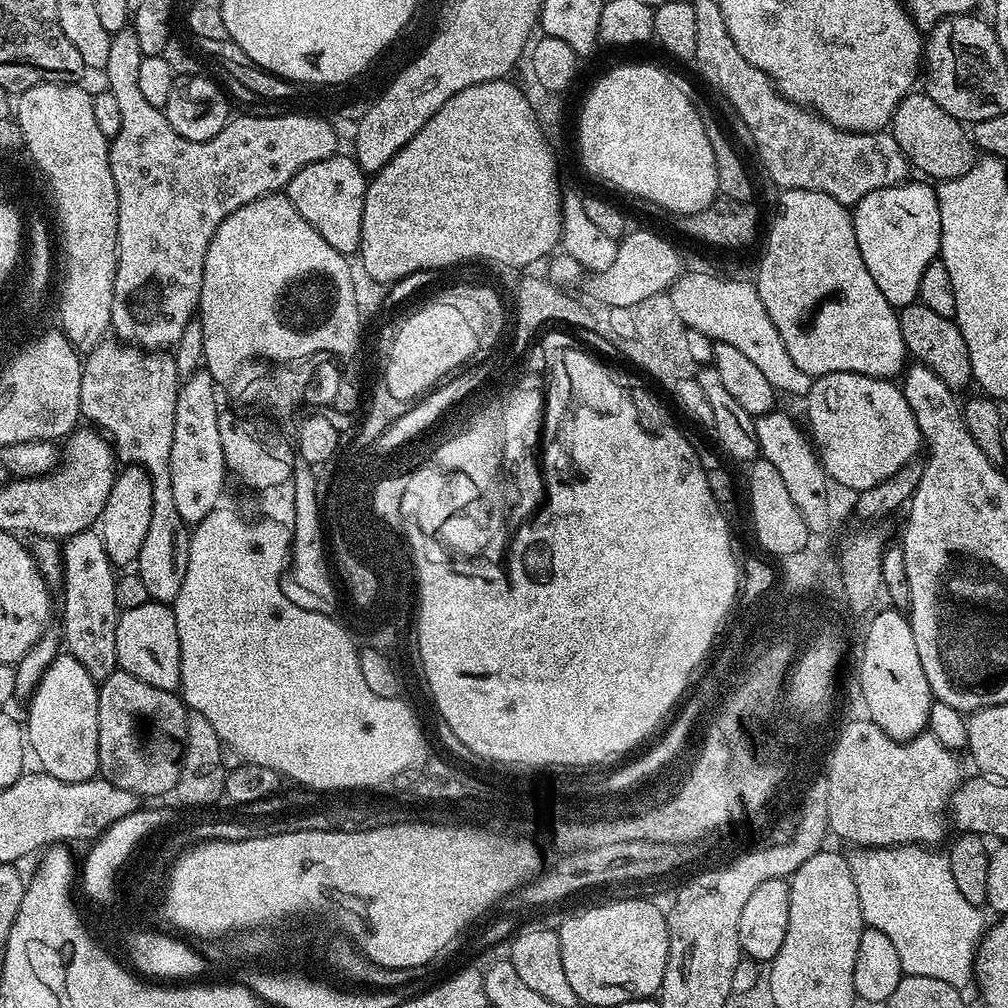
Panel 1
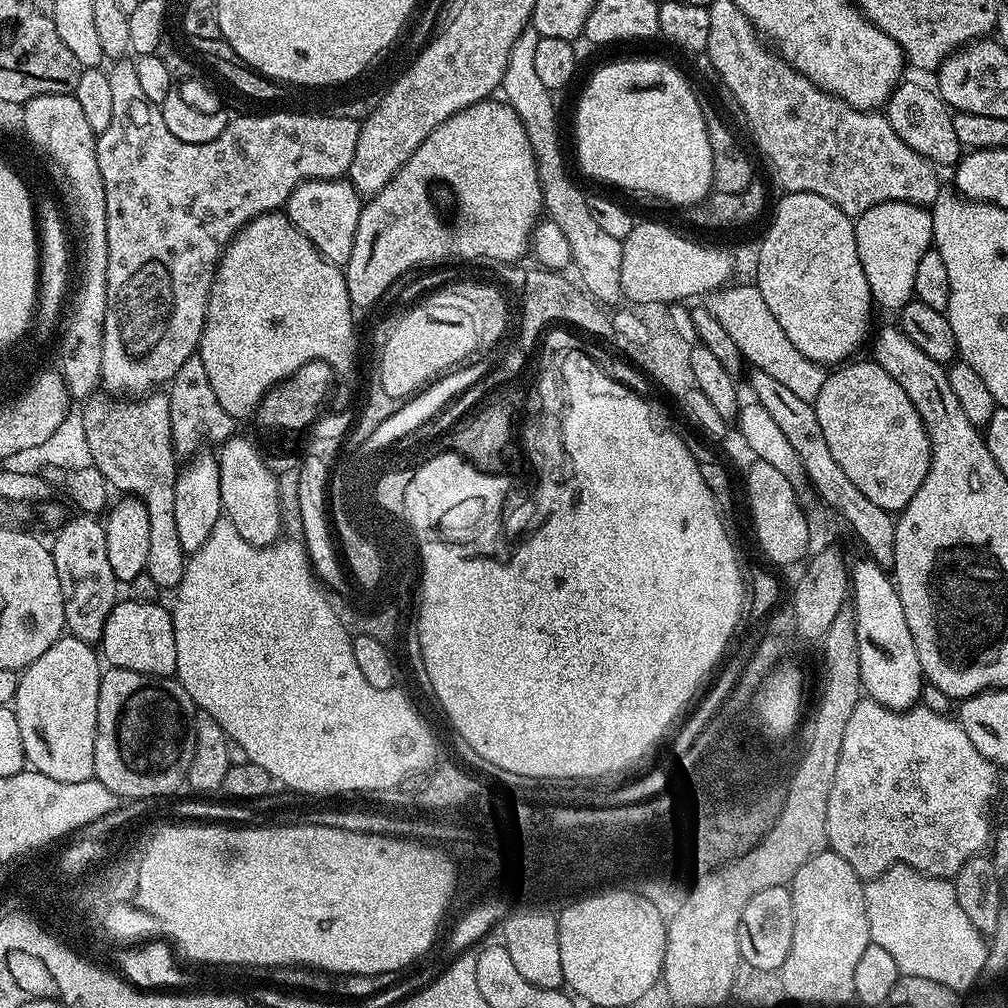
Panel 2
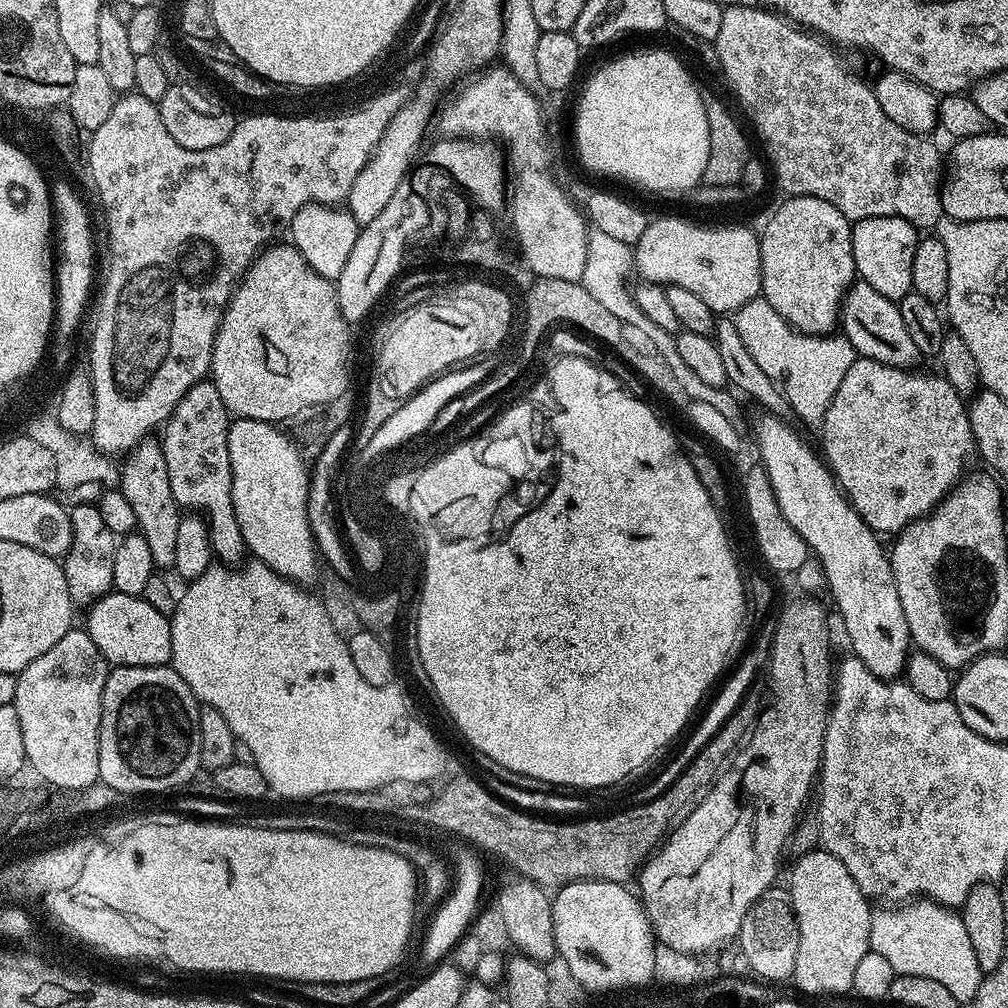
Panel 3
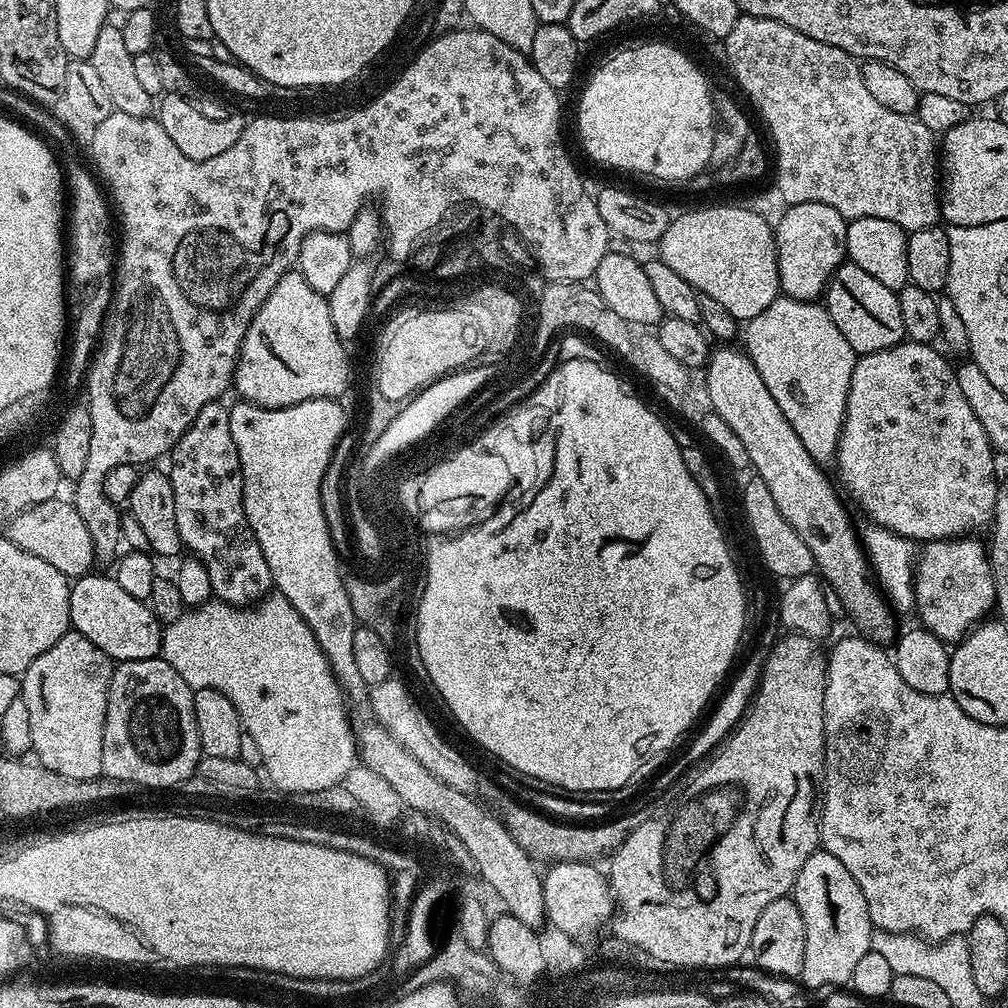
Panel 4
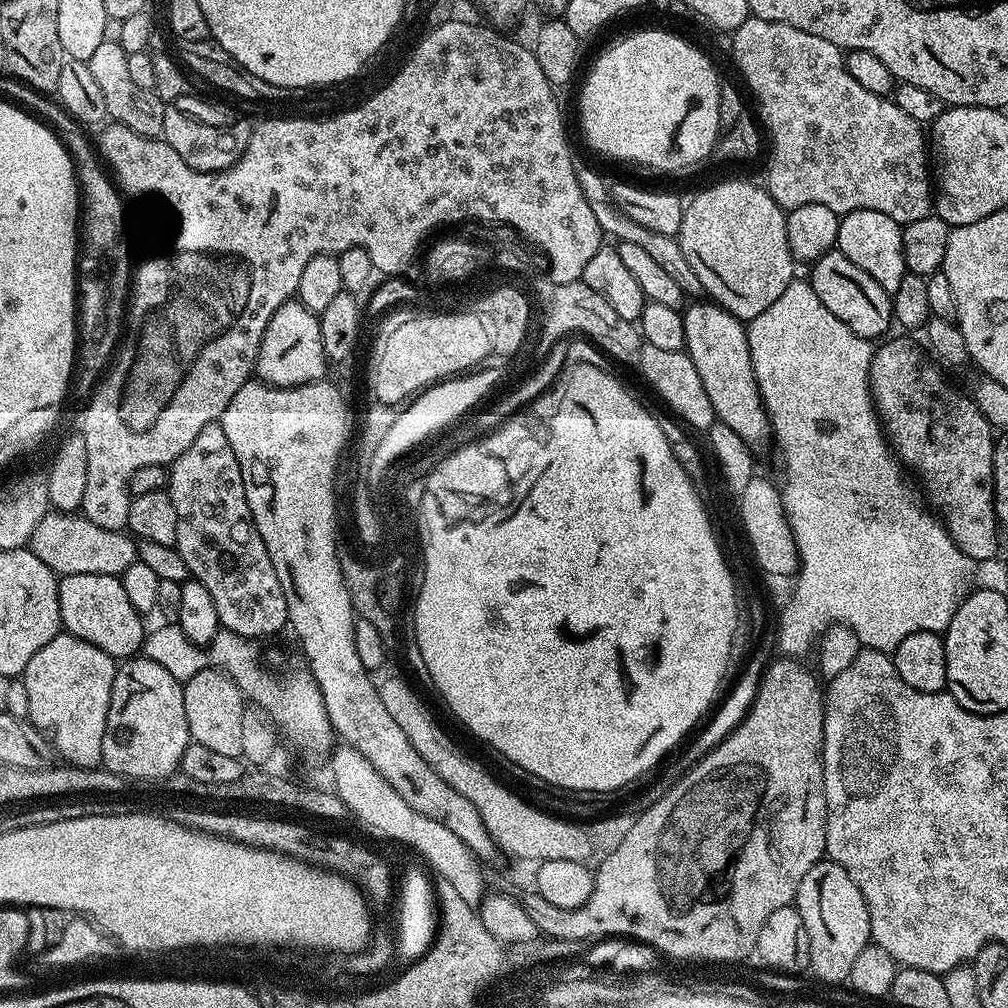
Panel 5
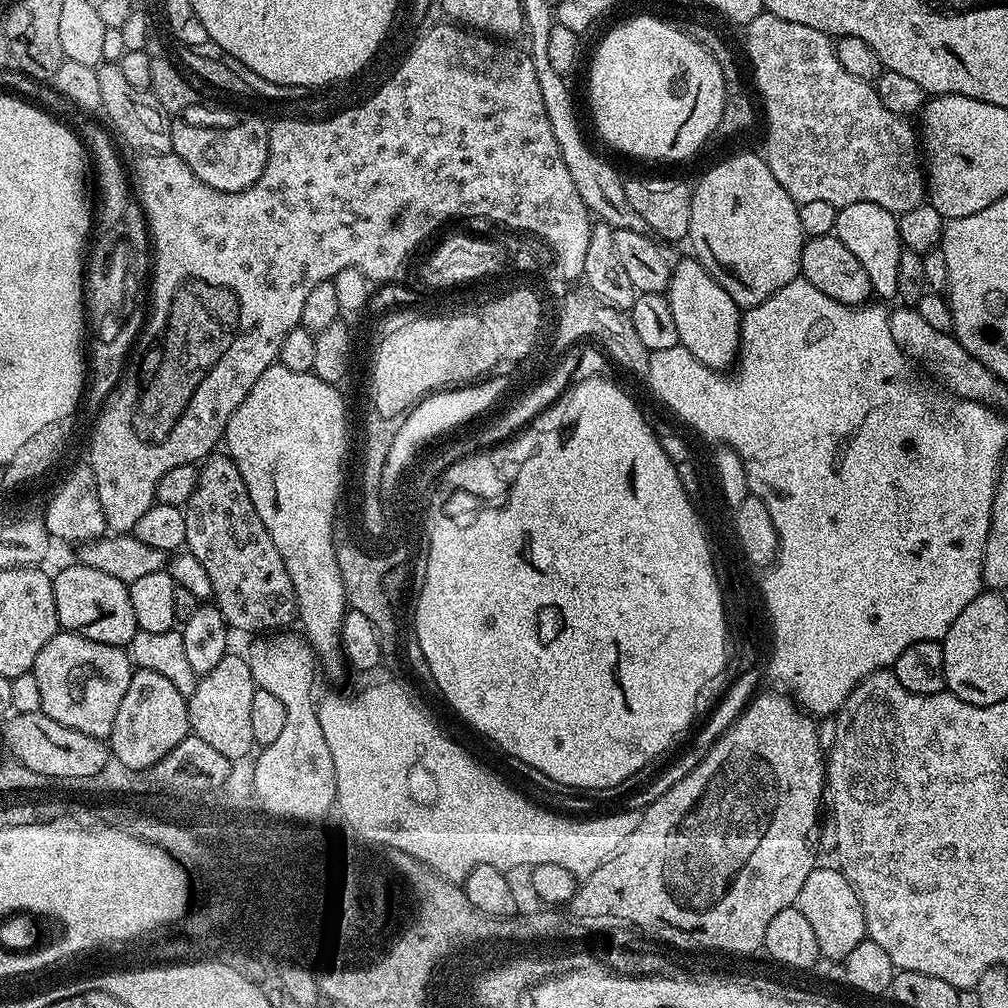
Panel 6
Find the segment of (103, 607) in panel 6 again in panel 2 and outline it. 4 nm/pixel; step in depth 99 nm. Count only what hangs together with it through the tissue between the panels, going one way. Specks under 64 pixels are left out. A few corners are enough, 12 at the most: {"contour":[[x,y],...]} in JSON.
{"contour":[[121,599],[98,648],[111,667],[175,677],[172,613]]}

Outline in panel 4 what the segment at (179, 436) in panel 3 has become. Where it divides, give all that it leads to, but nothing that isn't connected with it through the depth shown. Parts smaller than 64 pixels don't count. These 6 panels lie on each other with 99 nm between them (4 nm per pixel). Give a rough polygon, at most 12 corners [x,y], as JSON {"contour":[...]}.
{"contour":[[212,401],[167,473],[183,547],[233,607],[273,582],[244,516],[229,407]]}

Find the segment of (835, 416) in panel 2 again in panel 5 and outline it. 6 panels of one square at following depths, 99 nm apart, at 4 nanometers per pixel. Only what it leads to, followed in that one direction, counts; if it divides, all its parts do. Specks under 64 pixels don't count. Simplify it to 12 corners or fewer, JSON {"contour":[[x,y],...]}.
{"contour":[[908,340],[875,349],[900,458],[936,476],[953,542],[997,555],[996,434]]}

